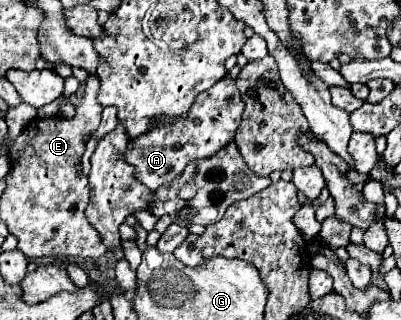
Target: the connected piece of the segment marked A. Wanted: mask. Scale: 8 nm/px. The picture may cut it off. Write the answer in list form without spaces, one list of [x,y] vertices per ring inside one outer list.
[[[223,77],[211,89],[197,97],[185,121],[169,121],[159,117],[153,121],[153,125],[149,125],[149,131],[145,135],[131,139],[125,161],[135,165],[135,177],[145,187],[155,191],[161,185],[171,185],[185,171],[185,165],[189,165],[189,161],[213,157],[213,153],[219,153],[233,139],[243,111],[245,105],[241,101],[241,95],[237,93],[235,81],[231,77]]]

